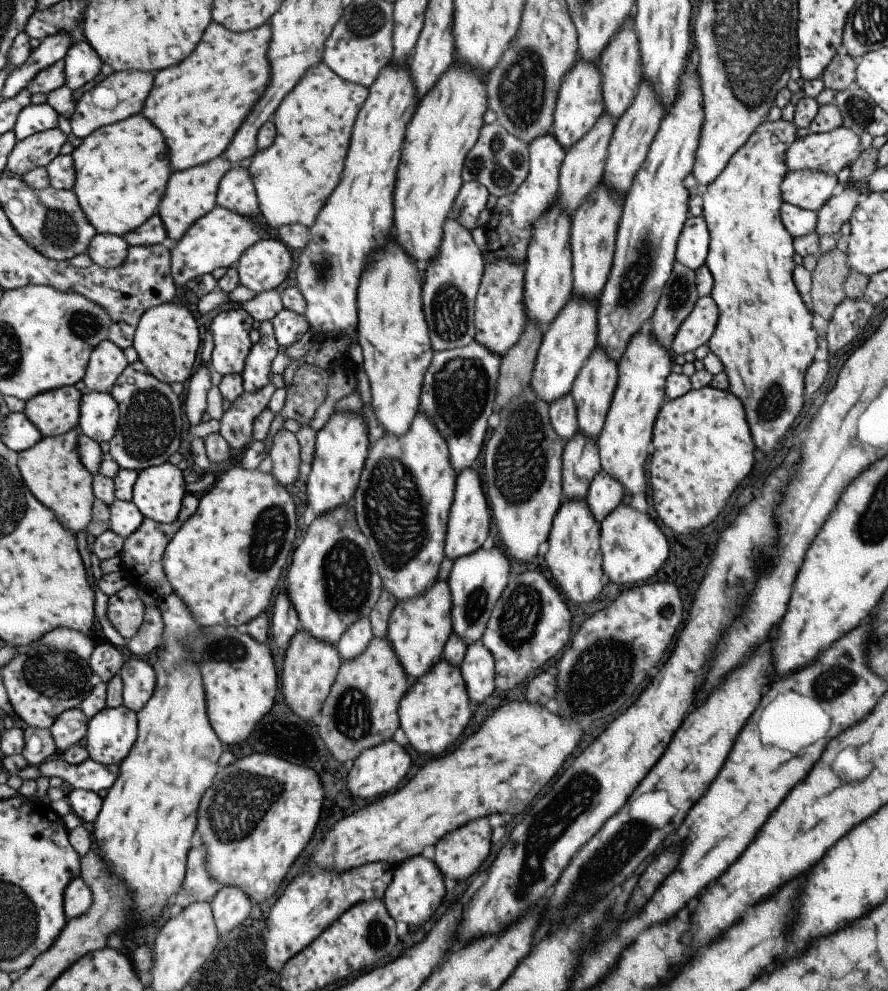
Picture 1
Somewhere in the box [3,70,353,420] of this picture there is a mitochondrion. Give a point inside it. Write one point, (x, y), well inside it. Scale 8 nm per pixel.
(59, 229)

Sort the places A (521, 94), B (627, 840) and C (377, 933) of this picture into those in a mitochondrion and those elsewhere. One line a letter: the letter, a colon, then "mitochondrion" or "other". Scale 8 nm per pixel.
A: mitochondrion
B: mitochondrion
C: mitochondrion

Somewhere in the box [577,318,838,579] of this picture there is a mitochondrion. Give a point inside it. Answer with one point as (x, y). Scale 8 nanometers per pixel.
(771, 402)

